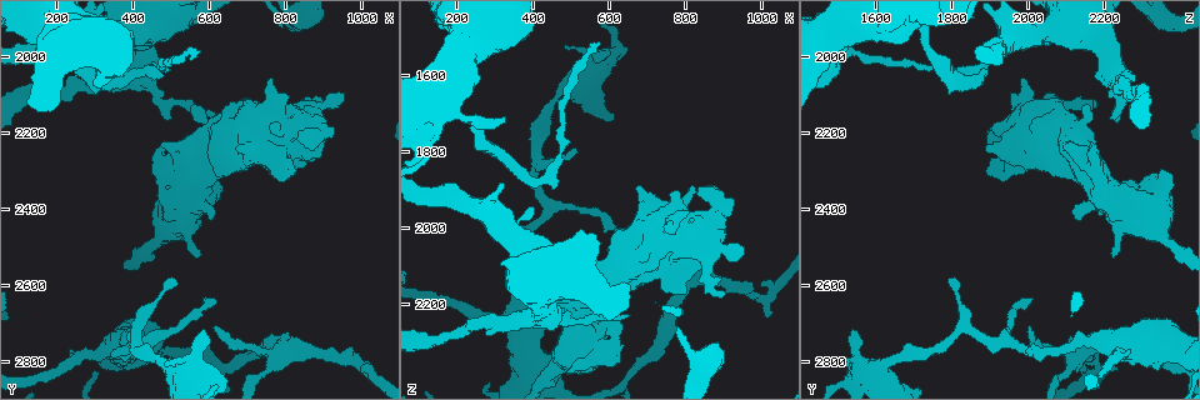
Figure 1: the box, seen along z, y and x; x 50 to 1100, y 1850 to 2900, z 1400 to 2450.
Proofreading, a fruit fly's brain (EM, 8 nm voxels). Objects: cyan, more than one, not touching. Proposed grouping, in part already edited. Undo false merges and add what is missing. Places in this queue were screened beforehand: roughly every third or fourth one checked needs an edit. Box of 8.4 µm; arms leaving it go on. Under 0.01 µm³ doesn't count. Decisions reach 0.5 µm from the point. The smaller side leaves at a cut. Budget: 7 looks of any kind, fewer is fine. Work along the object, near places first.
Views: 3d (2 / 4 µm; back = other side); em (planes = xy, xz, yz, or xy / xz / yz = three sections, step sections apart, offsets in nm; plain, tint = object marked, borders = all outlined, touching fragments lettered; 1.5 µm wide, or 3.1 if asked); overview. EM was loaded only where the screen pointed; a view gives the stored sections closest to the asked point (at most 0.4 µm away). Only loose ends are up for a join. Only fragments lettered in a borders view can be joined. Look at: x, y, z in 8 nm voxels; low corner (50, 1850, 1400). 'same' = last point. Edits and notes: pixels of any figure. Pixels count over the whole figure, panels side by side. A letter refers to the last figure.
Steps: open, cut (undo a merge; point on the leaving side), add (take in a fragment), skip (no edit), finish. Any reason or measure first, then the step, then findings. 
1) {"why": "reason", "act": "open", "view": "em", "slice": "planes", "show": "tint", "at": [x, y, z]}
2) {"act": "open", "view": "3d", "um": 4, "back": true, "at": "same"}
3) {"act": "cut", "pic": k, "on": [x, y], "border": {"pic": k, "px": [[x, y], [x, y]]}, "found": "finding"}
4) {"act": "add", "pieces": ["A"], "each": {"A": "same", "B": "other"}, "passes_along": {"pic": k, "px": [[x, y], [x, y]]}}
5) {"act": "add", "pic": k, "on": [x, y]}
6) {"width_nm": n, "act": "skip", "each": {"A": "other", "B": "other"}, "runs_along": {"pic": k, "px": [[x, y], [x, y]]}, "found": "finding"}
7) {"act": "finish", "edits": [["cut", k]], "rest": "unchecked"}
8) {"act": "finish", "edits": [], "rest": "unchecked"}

{"why": "sudden change in width", "act": "open", "view": "3d", "um": 4, "at": [275, 2790, 2235]}

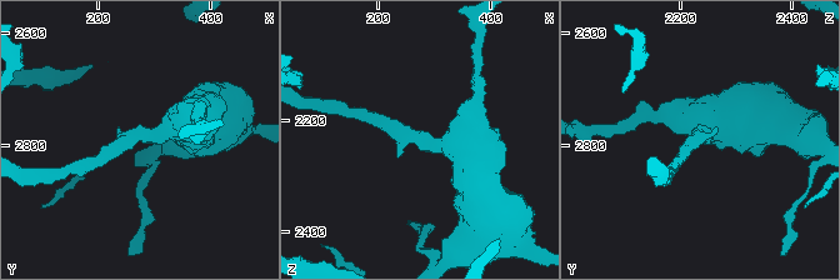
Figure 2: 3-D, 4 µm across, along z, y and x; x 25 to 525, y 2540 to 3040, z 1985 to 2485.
{"act": "open", "view": "em", "slice": "xy", "step": 4, "show": "borders", "at": [275, 2785, 2235]}

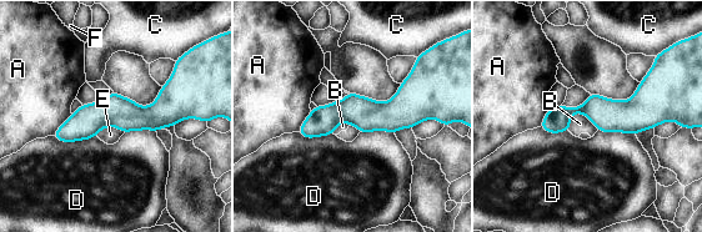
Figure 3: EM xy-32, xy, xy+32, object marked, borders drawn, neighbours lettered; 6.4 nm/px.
{"width_nm": 200, "act": "skip", "each": {"A": "other", "B": "other", "C": "other", "D": "other", "E": "other", "F": "other"}, "found": "one neuron here"}

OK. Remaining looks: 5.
{"why": "thick end", "act": "open", "view": "3d", "um": 4, "at": [815, 2310, 1890]}

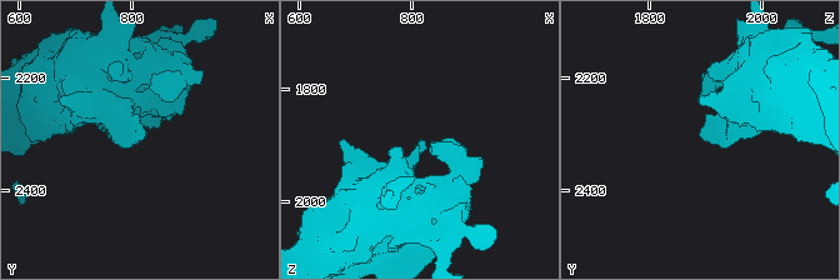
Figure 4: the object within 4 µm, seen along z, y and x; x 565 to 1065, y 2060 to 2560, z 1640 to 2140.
{"act": "open", "view": "em", "slice": "planes", "show": "borders", "at": [825, 2300, 1885]}

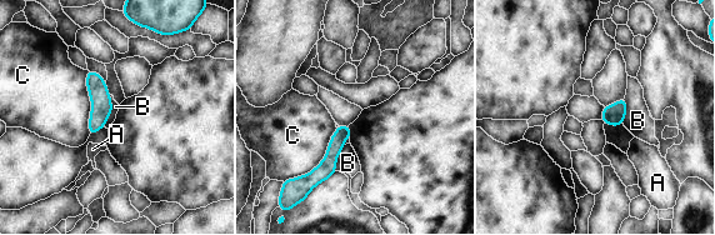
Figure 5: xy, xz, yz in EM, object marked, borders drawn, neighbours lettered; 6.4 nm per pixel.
{"act": "skip", "each": {"A": "other", "B": "other", "C": "other"}, "found": "no lettered fragment goes on from it"}

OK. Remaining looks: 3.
{"why": "long arm stops here", "act": "open", "view": "3d", "um": 4, "at": [575, 1980, 1520]}

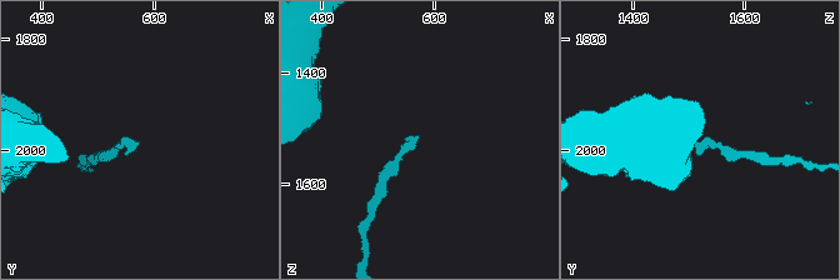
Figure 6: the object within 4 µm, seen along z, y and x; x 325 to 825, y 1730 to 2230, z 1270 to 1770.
{"act": "open", "view": "em", "slice": "planes", "show": "plain", "at": [575, 1985, 1515]}

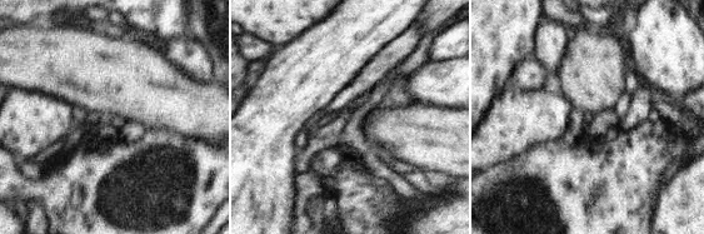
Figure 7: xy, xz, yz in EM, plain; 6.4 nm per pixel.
{"act": "open", "view": "em", "slice": "planes", "show": "borders", "at": "same"}

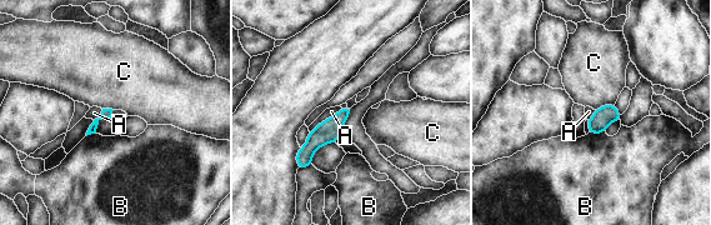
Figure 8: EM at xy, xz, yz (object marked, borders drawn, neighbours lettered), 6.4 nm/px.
{"act": "skip", "each": {"A": "other", "B": "other", "C": "other"}, "runs_along": {"pic": 8, "px": [[348, 109], [305, 153], [300, 165]]}, "found": "none of them fits"}

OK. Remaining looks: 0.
{"act": "finish", "edits": [], "rest": "unchecked"}

